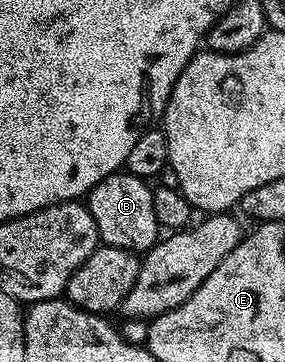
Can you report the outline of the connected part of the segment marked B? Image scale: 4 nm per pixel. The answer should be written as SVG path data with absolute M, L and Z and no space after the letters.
M119 171L105 177L88 194L88 208L92 219L96 219L99 242L135 255L146 254L160 240L160 226L153 202L154 190L143 178L129 171Z

